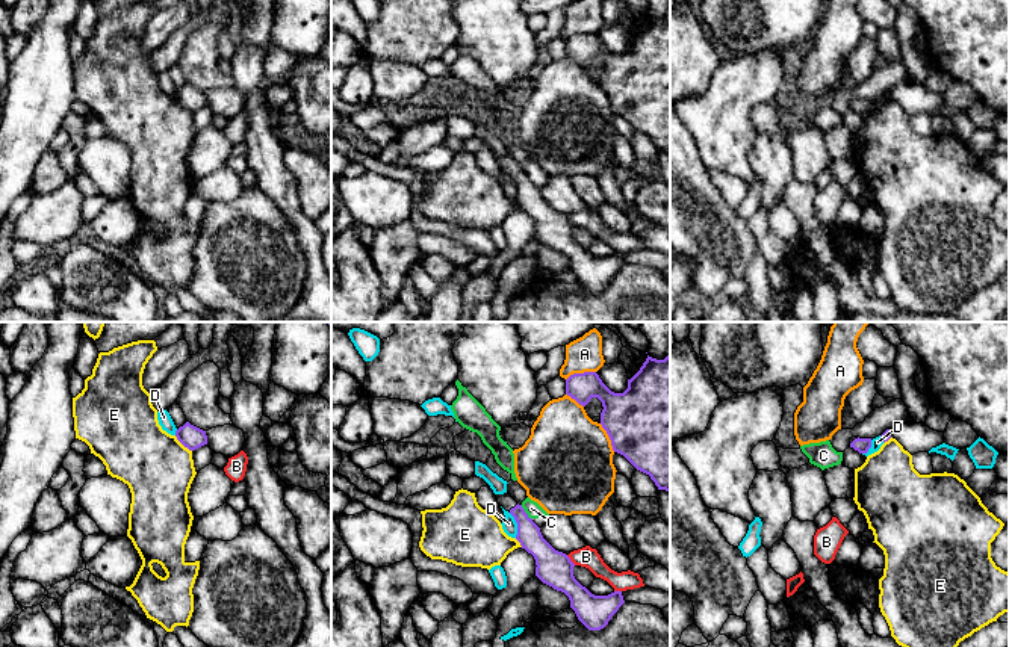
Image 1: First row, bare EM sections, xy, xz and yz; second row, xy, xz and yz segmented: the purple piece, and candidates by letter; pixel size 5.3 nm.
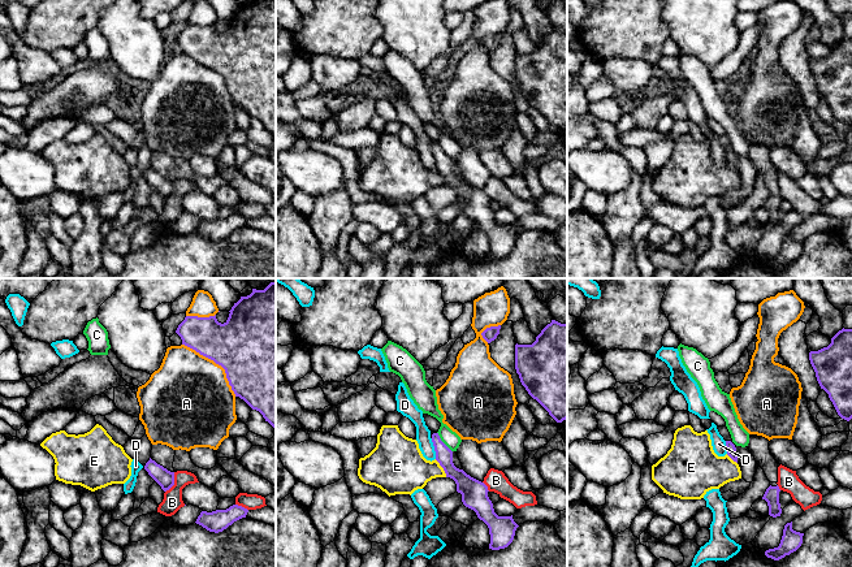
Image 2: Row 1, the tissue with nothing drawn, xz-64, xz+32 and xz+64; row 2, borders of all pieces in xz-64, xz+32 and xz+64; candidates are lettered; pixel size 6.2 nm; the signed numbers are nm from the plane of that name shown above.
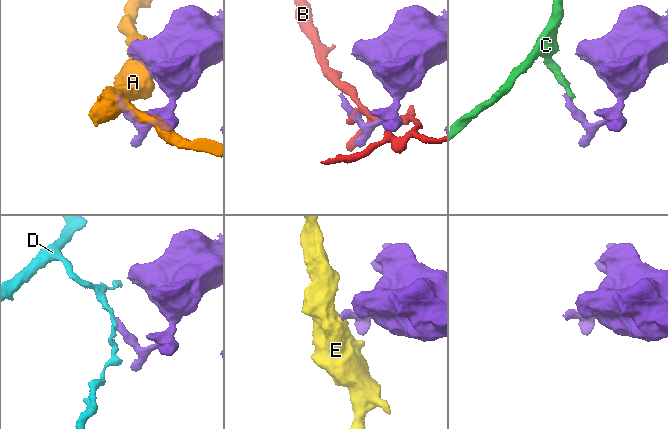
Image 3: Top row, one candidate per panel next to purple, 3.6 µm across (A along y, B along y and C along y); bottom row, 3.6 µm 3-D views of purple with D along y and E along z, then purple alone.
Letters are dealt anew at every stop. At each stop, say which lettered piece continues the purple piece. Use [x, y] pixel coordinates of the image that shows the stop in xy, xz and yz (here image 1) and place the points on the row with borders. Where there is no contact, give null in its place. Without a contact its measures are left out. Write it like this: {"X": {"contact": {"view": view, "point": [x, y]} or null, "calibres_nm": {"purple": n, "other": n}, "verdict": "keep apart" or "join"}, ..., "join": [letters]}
{"A": {"contact": {"view": "xz", "point": [580, 374]}, "calibres_nm": {"purple": 150, "other": 190}, "verdict": "keep apart"}, "B": {"contact": {"view": "xz", "point": [569, 560]}, "calibres_nm": {"purple": 190, "other": 110}, "verdict": "keep apart"}, "C": {"contact": {"view": "xz", "point": [525, 513]}, "calibres_nm": {"purple": 130, "other": 80}, "verdict": "keep apart"}, "D": {"contact": {"view": "xz", "point": [518, 525]}, "calibres_nm": {"purple": 140, "other": 80}, "verdict": "keep apart"}, "E": {"contact": {"view": "xy", "point": [183, 445]}, "calibres_nm": {"purple": 120, "other": 360}, "verdict": "keep apart"}, "join": []}

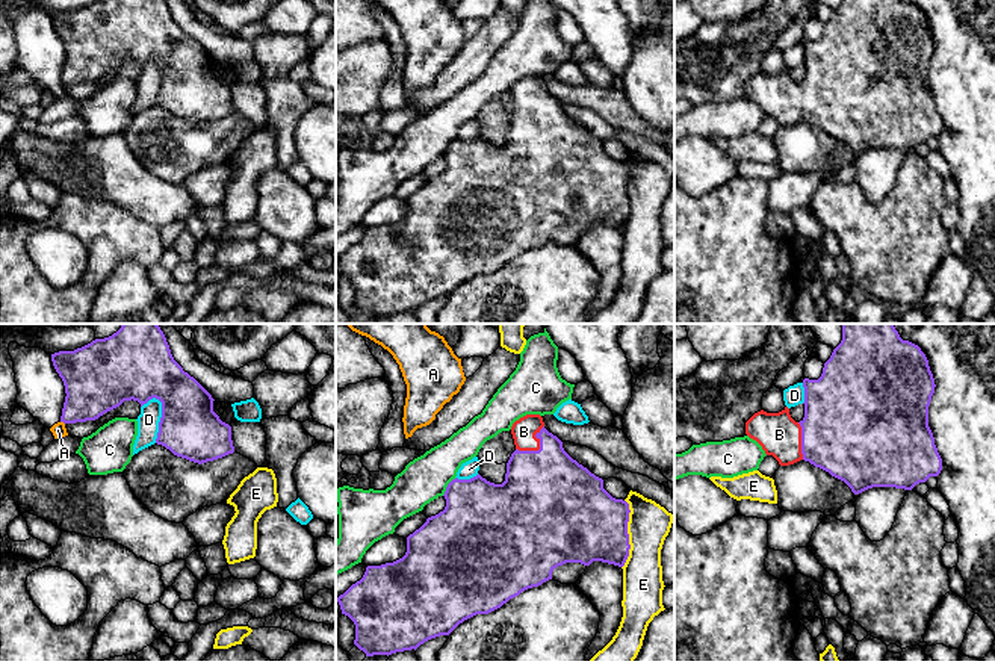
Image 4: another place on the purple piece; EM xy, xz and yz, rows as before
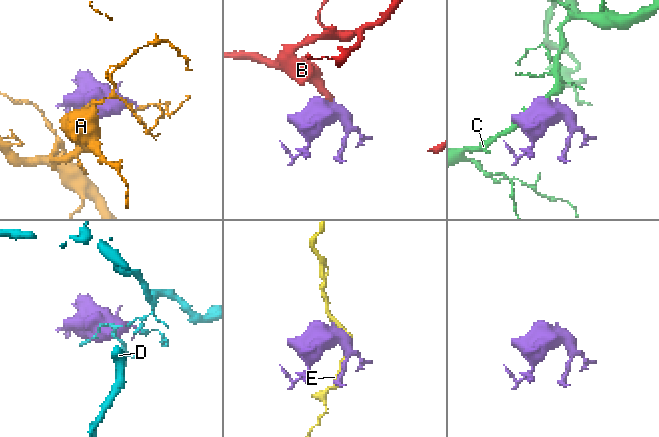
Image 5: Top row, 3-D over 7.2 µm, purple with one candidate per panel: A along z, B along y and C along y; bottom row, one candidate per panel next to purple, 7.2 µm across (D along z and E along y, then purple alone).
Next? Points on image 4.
{"A": {"contact": {"view": "xy", "point": [62, 421]}, "calibres_nm": {"purple": 300, "other": 70}, "verdict": "keep apart"}, "B": {"contact": {"view": "xz", "point": [540, 448]}, "calibres_nm": {"purple": 460, "other": 130}, "verdict": "join"}, "C": {"contact": {"view": "xz", "point": [448, 486]}, "calibres_nm": {"purple": 420, "other": 240}, "verdict": "keep apart"}, "D": {"contact": {"view": "xy", "point": [161, 419]}, "calibres_nm": {"purple": 320, "other": 120}, "verdict": "keep apart"}, "E": {"contact": {"view": "xz", "point": [628, 534]}, "calibres_nm": {"purple": 420, "other": 220}, "verdict": "keep apart"}, "join": ["B"]}

